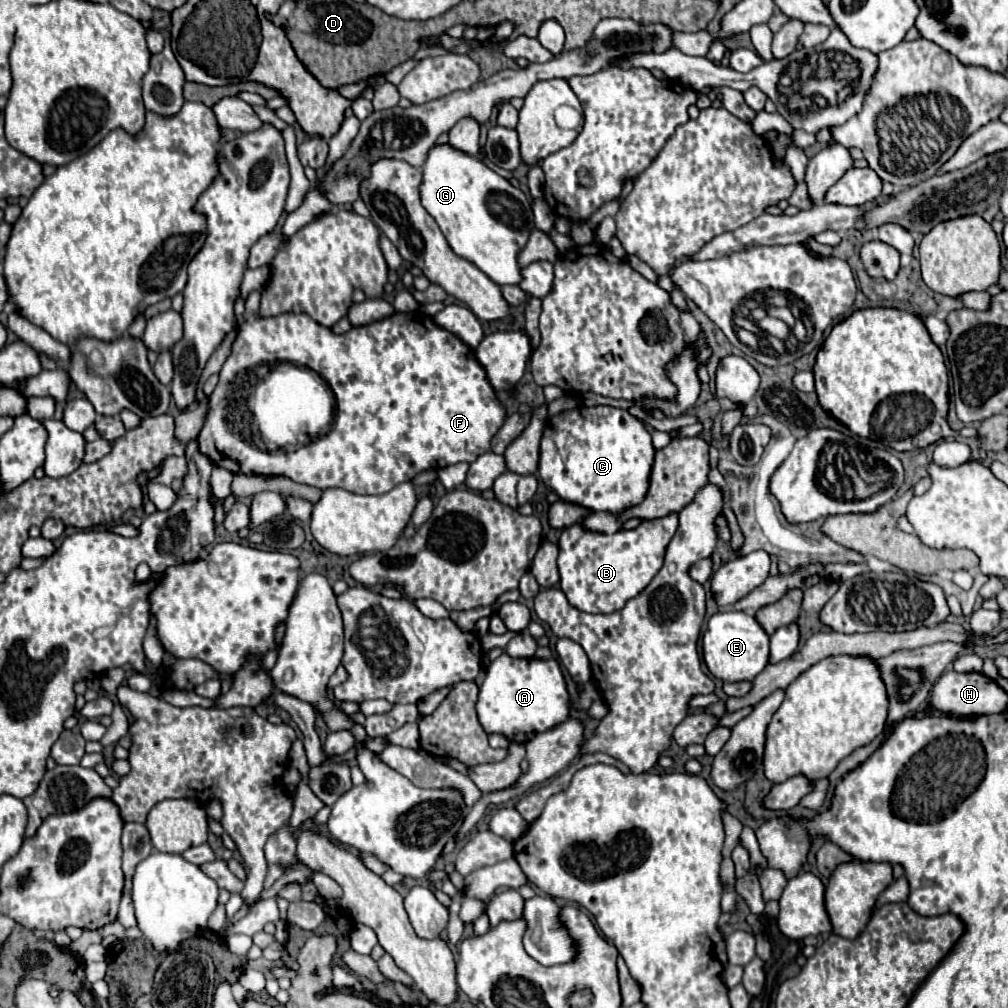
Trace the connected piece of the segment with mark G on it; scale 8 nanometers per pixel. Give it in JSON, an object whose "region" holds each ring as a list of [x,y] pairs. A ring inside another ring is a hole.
{"region":[[[450,145],[434,147],[428,153],[422,175],[422,205],[436,219],[454,253],[474,263],[496,285],[518,285],[522,281],[518,255],[534,229],[526,195],[488,169],[478,157],[456,151]]]}

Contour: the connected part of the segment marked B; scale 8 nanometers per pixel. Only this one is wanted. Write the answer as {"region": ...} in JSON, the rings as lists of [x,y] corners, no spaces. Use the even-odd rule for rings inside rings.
{"region":[[[672,511],[662,519],[642,519],[636,529],[620,529],[610,535],[586,531],[580,523],[562,529],[558,547],[560,589],[568,603],[586,613],[612,613],[636,597],[660,571],[664,553],[678,529],[678,513]]]}

